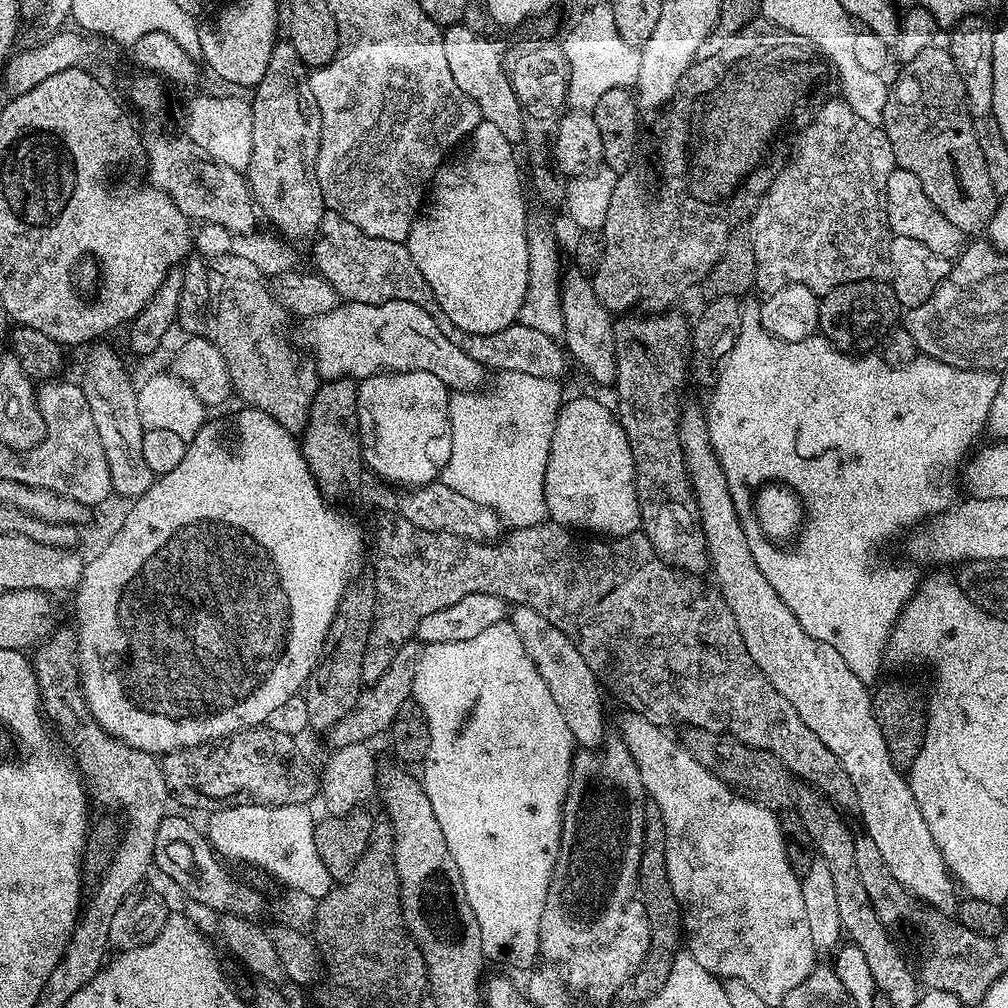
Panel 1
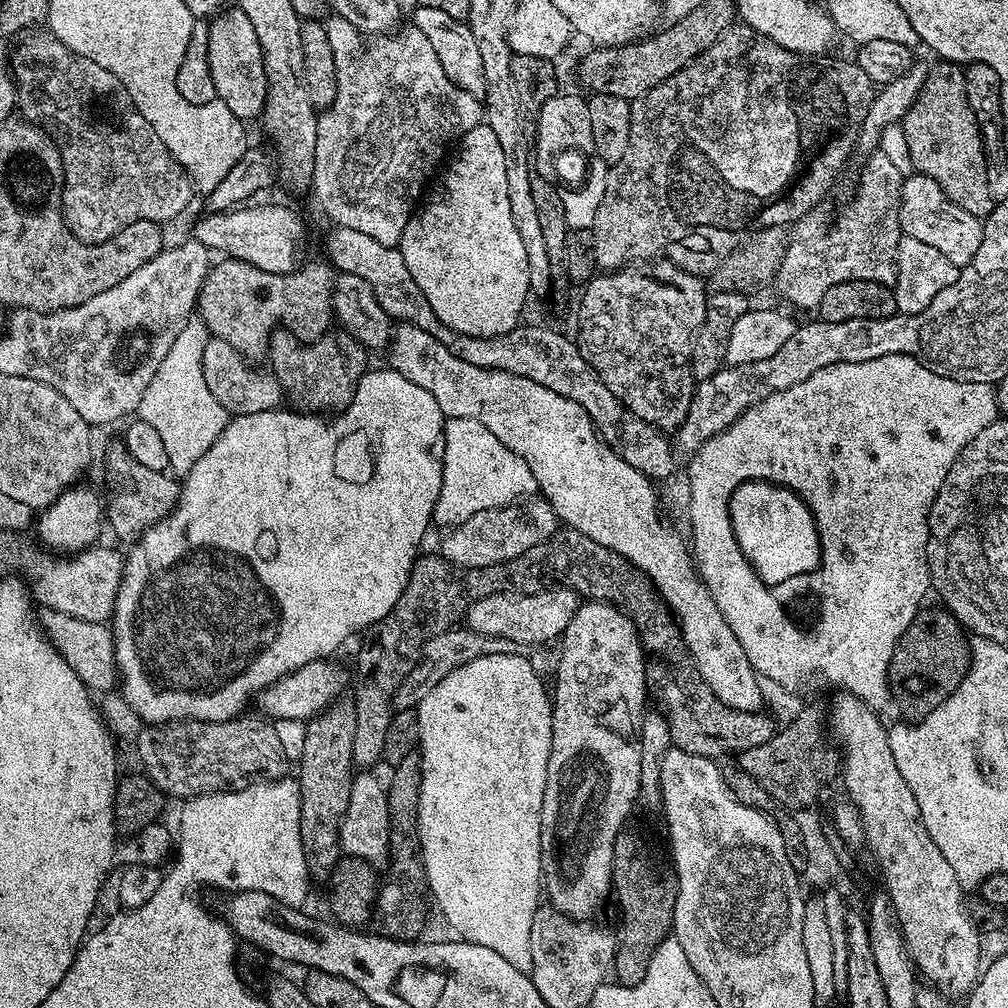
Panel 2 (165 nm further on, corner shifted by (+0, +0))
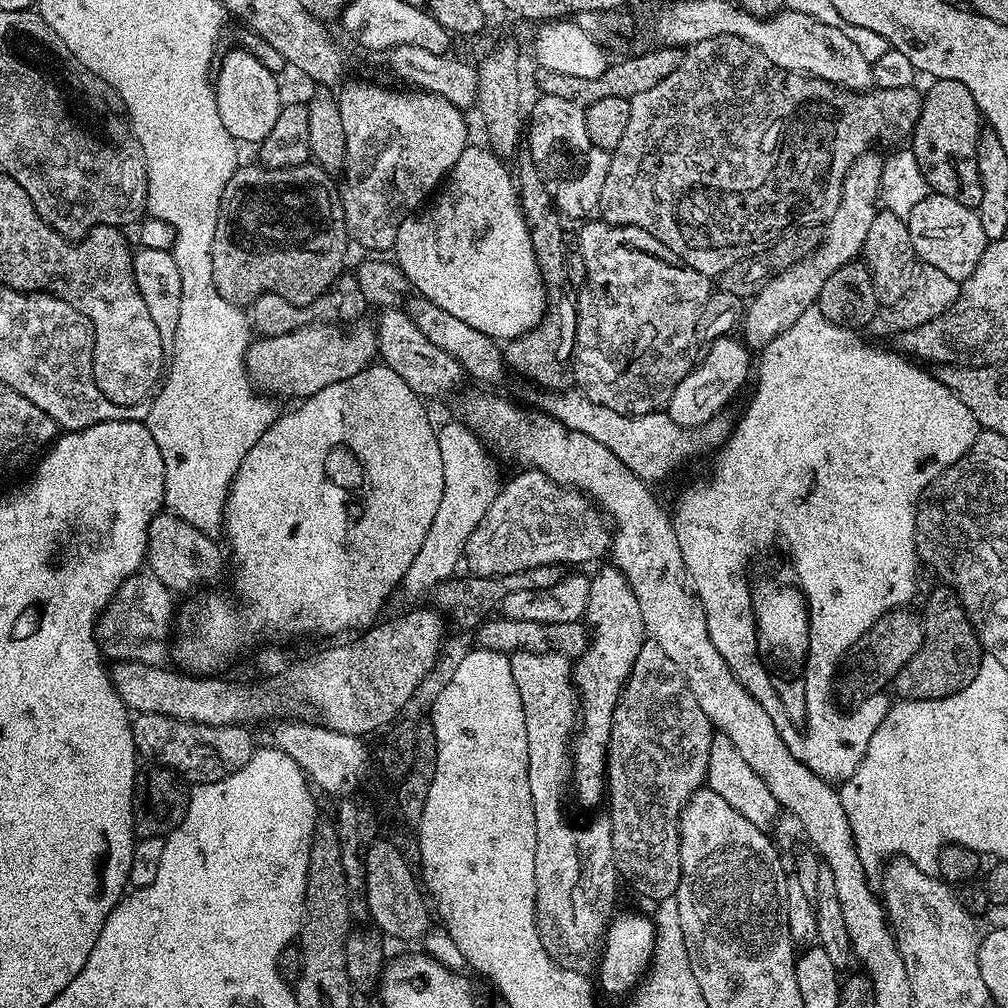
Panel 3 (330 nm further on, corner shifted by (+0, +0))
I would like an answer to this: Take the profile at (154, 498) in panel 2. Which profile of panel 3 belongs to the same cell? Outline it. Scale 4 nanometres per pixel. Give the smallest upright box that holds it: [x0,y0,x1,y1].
[147,514,226,593]

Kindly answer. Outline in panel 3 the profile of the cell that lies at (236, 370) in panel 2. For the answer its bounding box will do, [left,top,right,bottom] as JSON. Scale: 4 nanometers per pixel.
[244,322,378,398]

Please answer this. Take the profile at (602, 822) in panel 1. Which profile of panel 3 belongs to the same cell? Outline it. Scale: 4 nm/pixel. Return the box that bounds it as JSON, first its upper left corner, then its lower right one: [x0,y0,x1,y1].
[570,566,646,808]

